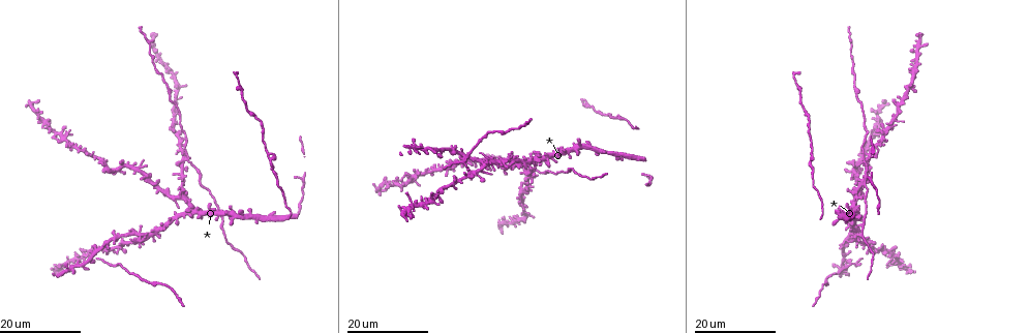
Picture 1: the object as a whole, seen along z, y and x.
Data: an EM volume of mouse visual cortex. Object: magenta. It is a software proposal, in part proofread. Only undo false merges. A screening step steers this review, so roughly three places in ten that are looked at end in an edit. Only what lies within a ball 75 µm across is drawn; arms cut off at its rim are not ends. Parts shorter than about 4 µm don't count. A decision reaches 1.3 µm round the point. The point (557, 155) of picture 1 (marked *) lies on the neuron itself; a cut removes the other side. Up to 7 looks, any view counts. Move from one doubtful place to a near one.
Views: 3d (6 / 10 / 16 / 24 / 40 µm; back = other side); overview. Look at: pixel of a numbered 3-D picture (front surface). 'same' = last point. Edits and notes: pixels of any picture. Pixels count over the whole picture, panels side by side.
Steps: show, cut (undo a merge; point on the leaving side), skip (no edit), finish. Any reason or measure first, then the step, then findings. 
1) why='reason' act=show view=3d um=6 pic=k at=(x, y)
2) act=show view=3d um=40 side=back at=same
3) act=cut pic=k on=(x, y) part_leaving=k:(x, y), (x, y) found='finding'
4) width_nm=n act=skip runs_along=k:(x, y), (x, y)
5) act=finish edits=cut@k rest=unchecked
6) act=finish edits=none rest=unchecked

why='three-way junction' act=show view=3d um=16 pic=1 at=(846, 260)

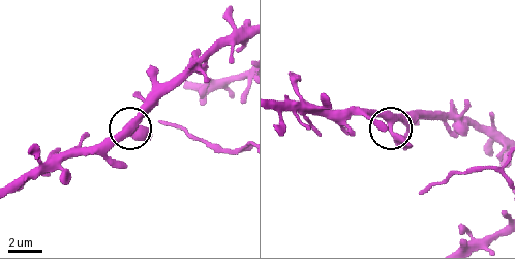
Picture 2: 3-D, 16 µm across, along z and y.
why='zoom in' act=show view=3d um=6 pic=2 at=(388, 121)

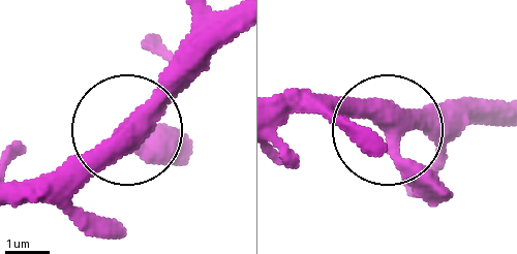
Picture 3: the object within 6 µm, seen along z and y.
act=skip runs_along=3:(229, 22), (54, 195) found='all the same neuron'

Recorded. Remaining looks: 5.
why='thin arm on a thick one' act=show view=3d um=16 pic=1 at=(136, 169)

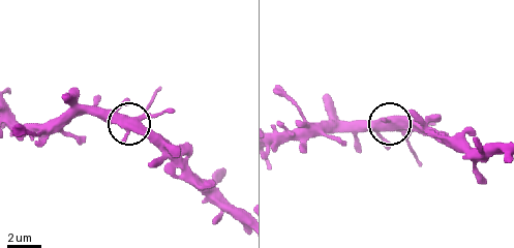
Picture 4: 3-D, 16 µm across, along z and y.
act=show view=3d um=10 pic=4 at=(396, 128)

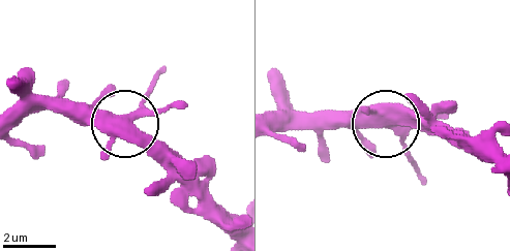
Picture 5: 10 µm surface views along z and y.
arms=5 act=skip found='one neuron here'

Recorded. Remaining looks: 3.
why='arms part here' act=show view=3d um=16 pic=1 at=(861, 153)

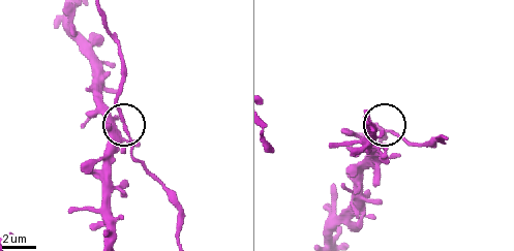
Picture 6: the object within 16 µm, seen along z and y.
act=show view=3d um=6 pic=6 at=(120, 120)

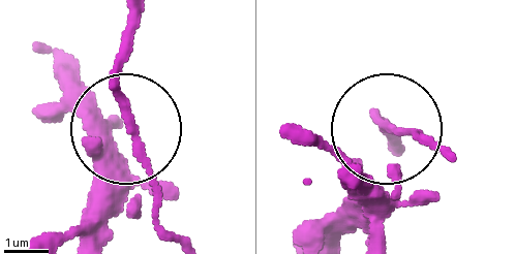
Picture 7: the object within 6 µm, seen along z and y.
act=skip runs_along=7:(91, 241), (91, 156), (124, 126), (113, 74), (124, 19) found='all the same neuron'

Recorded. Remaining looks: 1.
act=finish edits=none rest=unchecked

